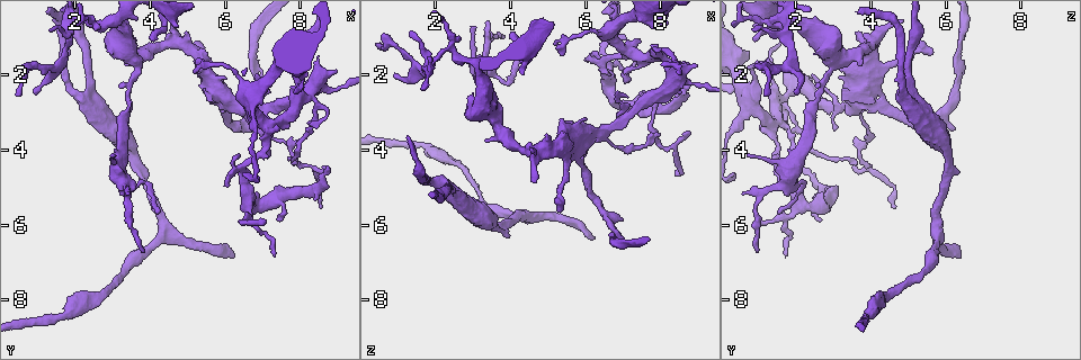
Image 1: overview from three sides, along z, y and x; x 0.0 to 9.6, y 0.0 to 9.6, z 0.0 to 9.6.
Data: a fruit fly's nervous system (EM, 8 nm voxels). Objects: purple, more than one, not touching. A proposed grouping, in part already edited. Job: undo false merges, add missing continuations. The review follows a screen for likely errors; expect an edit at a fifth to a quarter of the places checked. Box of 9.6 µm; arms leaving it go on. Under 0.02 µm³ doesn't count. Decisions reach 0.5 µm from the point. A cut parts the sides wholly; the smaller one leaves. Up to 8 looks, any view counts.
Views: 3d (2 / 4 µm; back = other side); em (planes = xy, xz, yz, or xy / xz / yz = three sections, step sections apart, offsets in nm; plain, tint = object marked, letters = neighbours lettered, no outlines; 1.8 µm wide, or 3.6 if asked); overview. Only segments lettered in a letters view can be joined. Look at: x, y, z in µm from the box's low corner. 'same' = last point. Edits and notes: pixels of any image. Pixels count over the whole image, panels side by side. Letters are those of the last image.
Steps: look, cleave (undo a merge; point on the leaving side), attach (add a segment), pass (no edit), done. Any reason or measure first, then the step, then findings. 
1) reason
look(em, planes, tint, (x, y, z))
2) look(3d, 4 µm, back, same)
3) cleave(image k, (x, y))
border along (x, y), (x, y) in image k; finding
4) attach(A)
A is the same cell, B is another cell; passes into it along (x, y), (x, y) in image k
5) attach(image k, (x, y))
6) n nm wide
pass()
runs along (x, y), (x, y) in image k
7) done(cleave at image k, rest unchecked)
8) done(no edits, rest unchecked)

calibre changes
look(3d, 2 µm, (7.00, 3.25, 1.30))

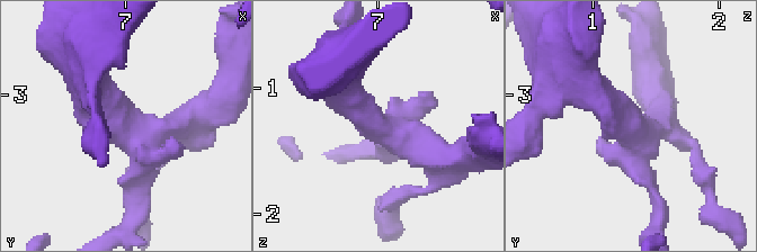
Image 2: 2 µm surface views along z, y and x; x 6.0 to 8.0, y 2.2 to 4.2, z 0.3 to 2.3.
look(em, planes, tint, (7.04, 3.28, 1.32))

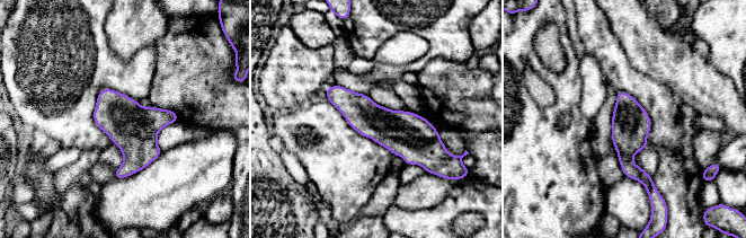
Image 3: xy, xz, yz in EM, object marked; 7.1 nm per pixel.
look(em, planes, letters, same)

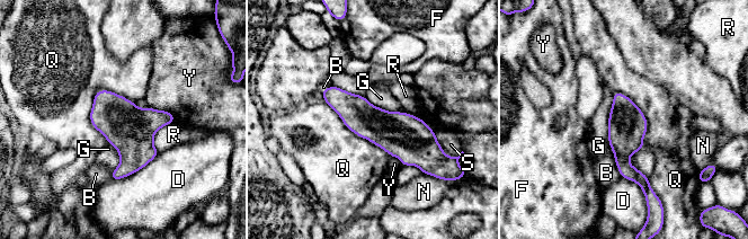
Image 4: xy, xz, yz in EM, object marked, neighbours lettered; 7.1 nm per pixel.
pass()
B, D, F, G, N, Q, R, S and Y are other cells; one cell here

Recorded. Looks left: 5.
look(em, planes, letters, (6.15, 6.90, 6.45))

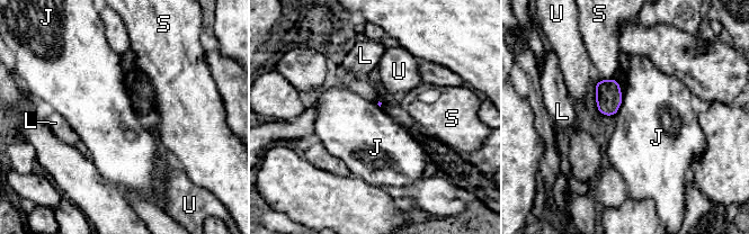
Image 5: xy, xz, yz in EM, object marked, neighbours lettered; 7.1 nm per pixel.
pass()
J, L, S and U are other cells; none of them fits

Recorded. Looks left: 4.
thick turns thin
look(3d, 2 µm, back, (6.10, 2.80, 3.60))

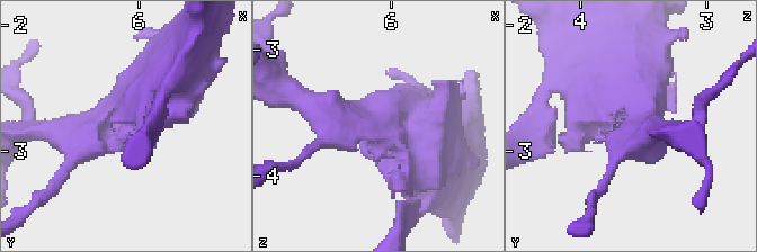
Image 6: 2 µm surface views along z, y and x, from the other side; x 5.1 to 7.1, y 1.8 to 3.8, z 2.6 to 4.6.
now the EM
look(em, yz, step 4, tint, (6.18, 2.76, 3.58))

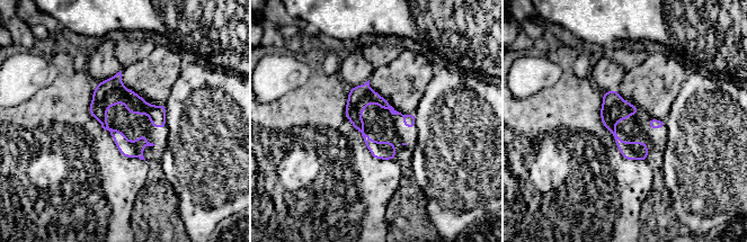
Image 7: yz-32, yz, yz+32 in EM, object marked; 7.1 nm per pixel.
cut it another way
look(em, planes, letters, same)

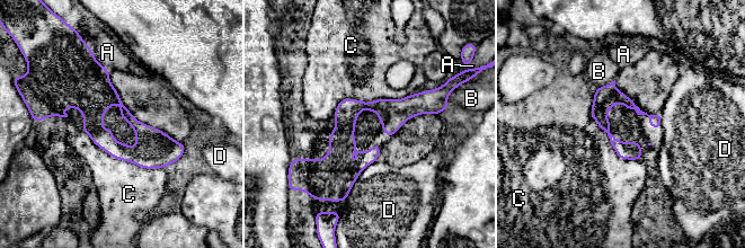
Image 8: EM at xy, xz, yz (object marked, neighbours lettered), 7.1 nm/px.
100 nm wide; C touches over 600 nm
pass()
A, B, C and D are other cells; one cell here

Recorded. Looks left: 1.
done(no edits, rest unchecked)

